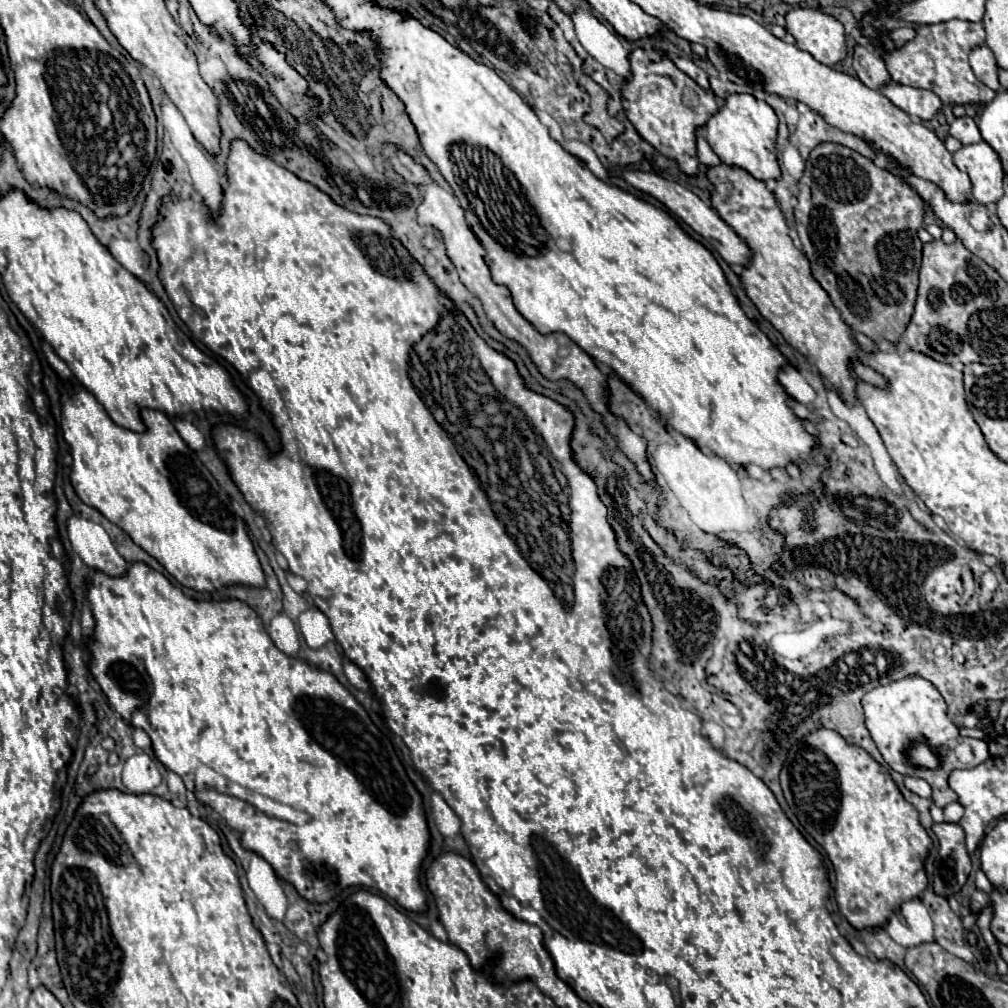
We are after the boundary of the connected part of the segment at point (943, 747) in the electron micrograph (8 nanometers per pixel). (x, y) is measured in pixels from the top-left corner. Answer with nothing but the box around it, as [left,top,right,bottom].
[862,675,990,807]

